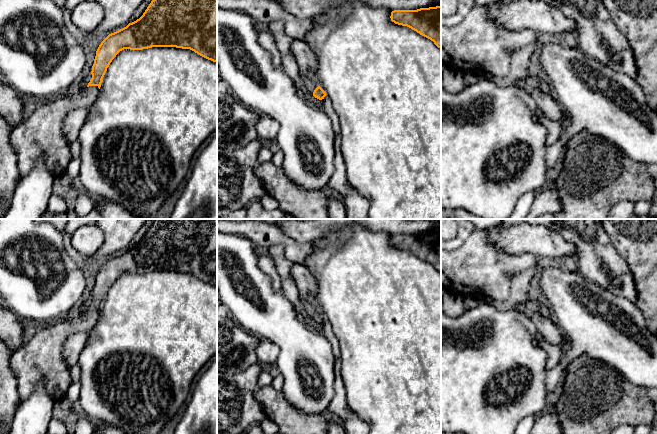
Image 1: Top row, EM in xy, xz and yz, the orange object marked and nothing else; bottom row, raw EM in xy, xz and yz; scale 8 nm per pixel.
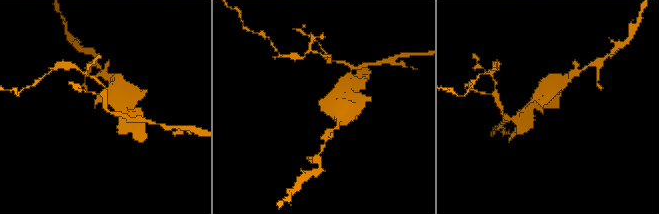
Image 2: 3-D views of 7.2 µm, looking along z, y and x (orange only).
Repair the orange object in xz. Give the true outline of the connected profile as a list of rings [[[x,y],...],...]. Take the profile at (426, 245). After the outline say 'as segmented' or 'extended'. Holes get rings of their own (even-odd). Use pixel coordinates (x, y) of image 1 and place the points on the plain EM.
[[[441,229],[417,234],[394,234],[391,236],[390,242],[395,248],[407,250],[420,259],[430,263],[441,273]]] | as segmented

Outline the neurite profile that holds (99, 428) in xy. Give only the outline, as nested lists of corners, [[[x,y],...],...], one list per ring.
[[[95,423],[94,434],[125,434],[111,425]]]

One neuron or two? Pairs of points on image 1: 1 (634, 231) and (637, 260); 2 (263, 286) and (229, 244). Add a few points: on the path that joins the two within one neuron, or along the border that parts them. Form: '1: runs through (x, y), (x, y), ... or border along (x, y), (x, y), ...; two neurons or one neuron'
1: runs through (637, 238), (637, 253); one neuron
2: runs through (252, 275), (246, 269), (244, 260), (239, 254); one neuron

